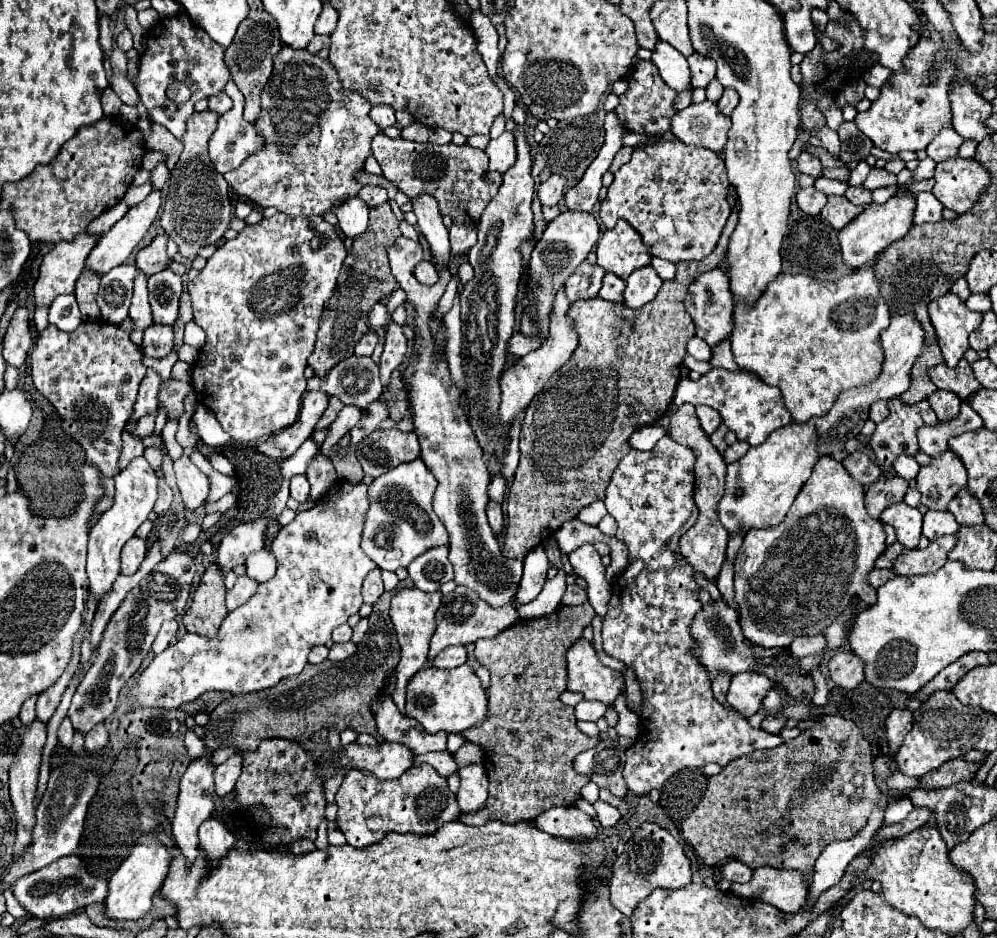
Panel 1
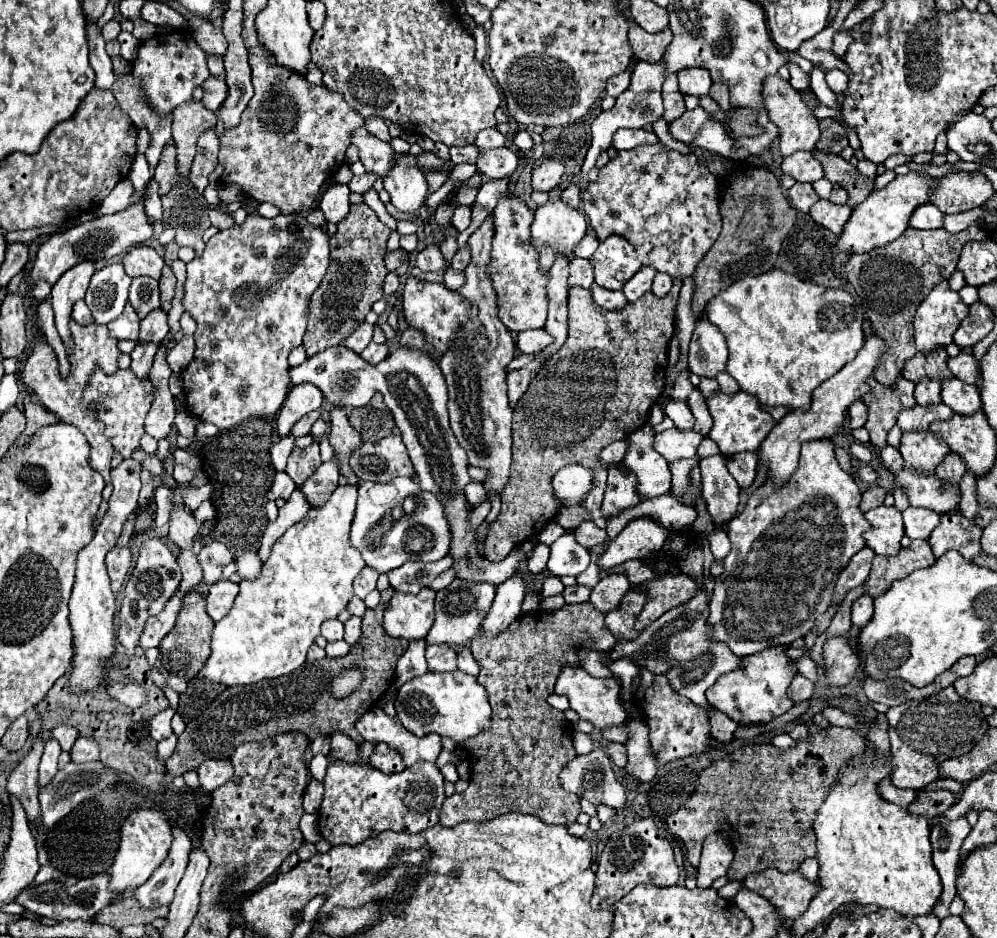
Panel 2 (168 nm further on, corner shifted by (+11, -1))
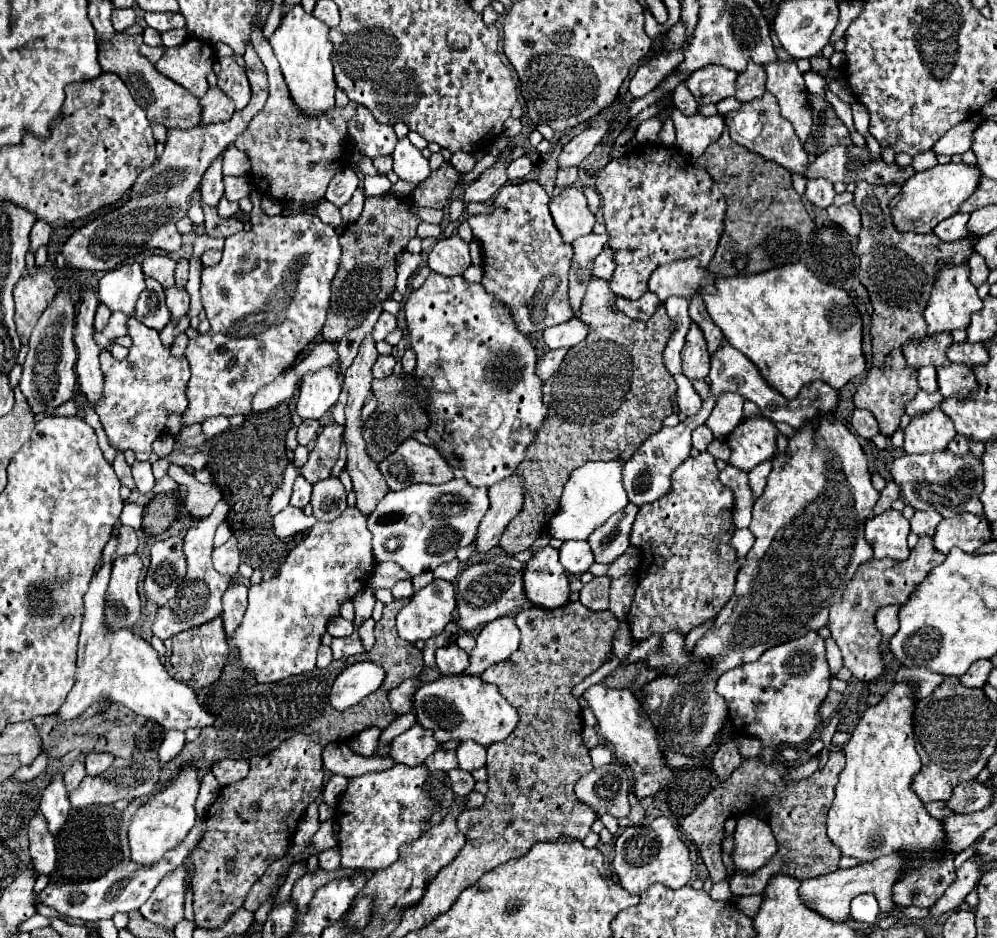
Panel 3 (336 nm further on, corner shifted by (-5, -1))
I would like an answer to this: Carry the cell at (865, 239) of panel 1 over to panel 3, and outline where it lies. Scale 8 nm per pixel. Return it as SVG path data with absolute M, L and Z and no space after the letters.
M964 162L960 164L938 164L930 170L924 170L924 172L916 172L912 178L908 178L898 196L890 202L890 208L892 208L892 220L894 220L894 226L896 230L900 232L932 232L934 226L956 214L960 204L972 196L972 192L976 190L978 182L980 182L980 170L976 166L966 166Z

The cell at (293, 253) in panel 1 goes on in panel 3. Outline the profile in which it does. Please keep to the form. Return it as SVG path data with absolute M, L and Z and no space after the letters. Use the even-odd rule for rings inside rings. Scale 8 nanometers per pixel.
M254 190L250 194L254 204L250 212L252 230L238 232L226 238L224 256L216 266L204 266L202 270L202 306L206 310L210 332L188 342L186 358L190 362L192 376L186 386L188 408L184 412L182 424L204 422L212 416L248 416L252 412L254 394L276 380L284 370L292 368L298 354L316 340L320 334L326 312L330 306L330 282L336 276L340 264L340 244L338 234L332 226L324 224L314 214L294 214L294 216L268 216L260 208L260 194ZM270 308L276 310L276 320L268 318Z

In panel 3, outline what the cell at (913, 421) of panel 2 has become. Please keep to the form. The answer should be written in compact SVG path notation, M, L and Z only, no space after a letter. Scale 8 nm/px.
M920 390L920 392L916 394L916 398L914 398L912 402L908 402L908 406L906 406L906 414L908 414L910 418L916 418L916 416L926 414L926 412L930 412L932 408L940 406L942 402L944 402L944 396L942 396L940 392L928 394L928 392Z

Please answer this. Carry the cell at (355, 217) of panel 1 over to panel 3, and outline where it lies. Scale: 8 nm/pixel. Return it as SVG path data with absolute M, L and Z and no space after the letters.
M344 168L344 170L336 172L336 176L332 178L332 182L328 186L328 192L326 192L326 200L332 202L334 206L342 208L344 204L350 202L350 198L354 194L354 190L358 188L358 184L360 184L360 180L354 174L354 170Z

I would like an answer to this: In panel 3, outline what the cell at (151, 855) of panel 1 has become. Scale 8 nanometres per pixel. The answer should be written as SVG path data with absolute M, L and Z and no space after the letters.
M184 770L184 774L176 776L174 782L164 788L162 792L158 792L156 796L152 796L132 818L130 824L130 854L132 860L140 866L154 866L156 862L160 862L160 858L164 858L164 854L168 850L174 850L174 846L178 846L190 832L190 828L194 826L196 820L196 812L194 812L194 802L198 796L198 774L196 770Z

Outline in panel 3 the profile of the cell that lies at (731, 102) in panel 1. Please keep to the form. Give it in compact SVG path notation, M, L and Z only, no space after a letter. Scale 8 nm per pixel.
M750 62L746 72L744 74L738 74L738 80L736 80L736 100L738 102L750 102L750 100L756 100L760 96L764 96L766 88L766 72L762 66Z

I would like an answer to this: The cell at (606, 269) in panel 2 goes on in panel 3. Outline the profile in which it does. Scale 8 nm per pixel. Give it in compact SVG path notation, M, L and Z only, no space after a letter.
M616 250L614 264L616 270L610 280L610 290L622 298L640 298L648 290L648 278L656 264L640 250Z

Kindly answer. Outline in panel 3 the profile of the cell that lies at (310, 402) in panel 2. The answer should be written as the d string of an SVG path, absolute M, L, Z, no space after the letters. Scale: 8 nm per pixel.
M332 368L318 370L302 378L300 394L296 402L296 412L302 420L322 418L338 400L342 390L340 378Z

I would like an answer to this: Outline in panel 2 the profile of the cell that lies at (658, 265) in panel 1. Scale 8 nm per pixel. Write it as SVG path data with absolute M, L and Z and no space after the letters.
M658 272L654 278L654 284L652 284L652 294L656 298L664 298L670 292L670 288L672 288L672 278L668 278L668 274Z

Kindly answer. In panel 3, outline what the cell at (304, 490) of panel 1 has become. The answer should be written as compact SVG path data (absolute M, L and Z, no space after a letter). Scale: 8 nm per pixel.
M298 476L294 482L294 490L292 490L292 498L290 498L290 506L296 508L304 508L310 502L310 494L312 494L312 484L306 482L306 478Z

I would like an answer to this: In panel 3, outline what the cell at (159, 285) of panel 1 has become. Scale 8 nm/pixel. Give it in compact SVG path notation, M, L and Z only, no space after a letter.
M146 278L146 288L142 290L134 316L154 330L162 330L170 322L170 314L166 308L166 294L164 286L154 278Z

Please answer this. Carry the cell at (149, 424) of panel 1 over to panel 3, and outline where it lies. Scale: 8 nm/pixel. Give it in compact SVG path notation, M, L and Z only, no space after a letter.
M134 316L128 318L128 330L134 344L126 360L116 360L108 350L100 353L104 396L94 404L94 410L116 450L134 450L136 460L148 460L152 454L152 442L164 434L168 414L184 412L188 406L184 390L190 378L190 364L186 358L172 358L162 346L158 332L150 330Z

